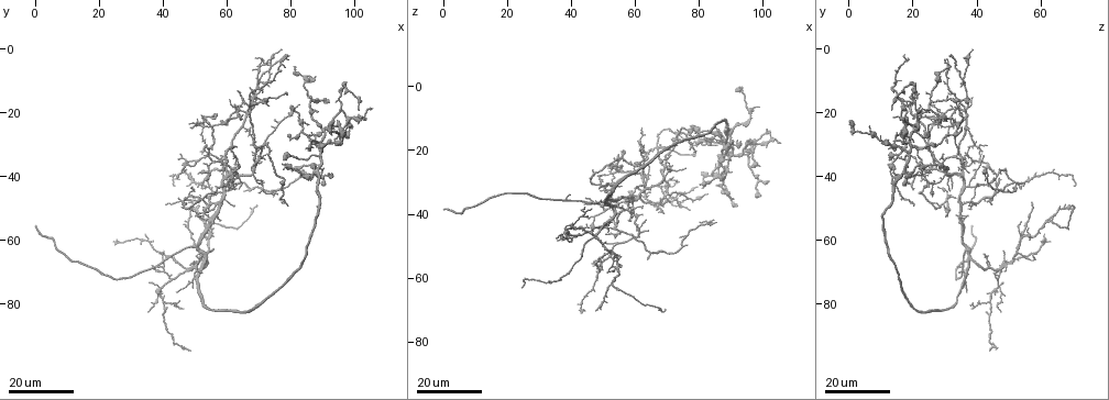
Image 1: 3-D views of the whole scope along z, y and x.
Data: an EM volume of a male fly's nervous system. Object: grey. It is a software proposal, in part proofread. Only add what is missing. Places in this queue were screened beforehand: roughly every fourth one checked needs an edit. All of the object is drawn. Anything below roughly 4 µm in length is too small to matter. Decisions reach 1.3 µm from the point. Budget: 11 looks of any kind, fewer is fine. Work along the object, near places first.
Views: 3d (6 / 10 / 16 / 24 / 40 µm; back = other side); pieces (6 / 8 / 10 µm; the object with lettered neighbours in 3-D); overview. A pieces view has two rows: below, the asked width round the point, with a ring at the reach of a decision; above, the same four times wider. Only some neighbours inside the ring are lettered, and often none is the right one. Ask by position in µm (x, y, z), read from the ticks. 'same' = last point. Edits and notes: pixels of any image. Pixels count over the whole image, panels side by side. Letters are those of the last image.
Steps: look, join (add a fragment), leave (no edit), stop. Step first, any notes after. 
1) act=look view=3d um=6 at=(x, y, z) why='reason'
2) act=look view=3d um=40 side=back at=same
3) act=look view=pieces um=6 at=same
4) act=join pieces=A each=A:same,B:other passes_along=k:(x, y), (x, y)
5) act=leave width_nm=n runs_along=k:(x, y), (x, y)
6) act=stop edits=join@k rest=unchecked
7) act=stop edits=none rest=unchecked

act=look view=3d um=16 at=(55, 63, 38) why='branch stops here'

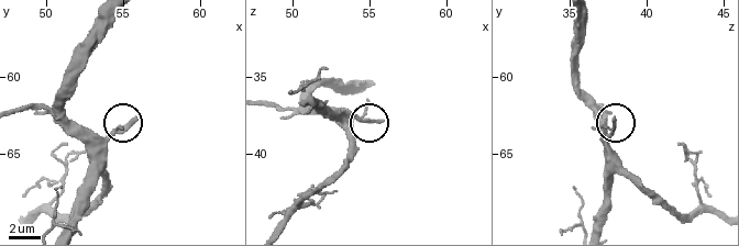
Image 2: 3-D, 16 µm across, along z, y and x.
act=look view=pieces um=8 at=(55.6, 62.8, 38.0) why='what lies round it'

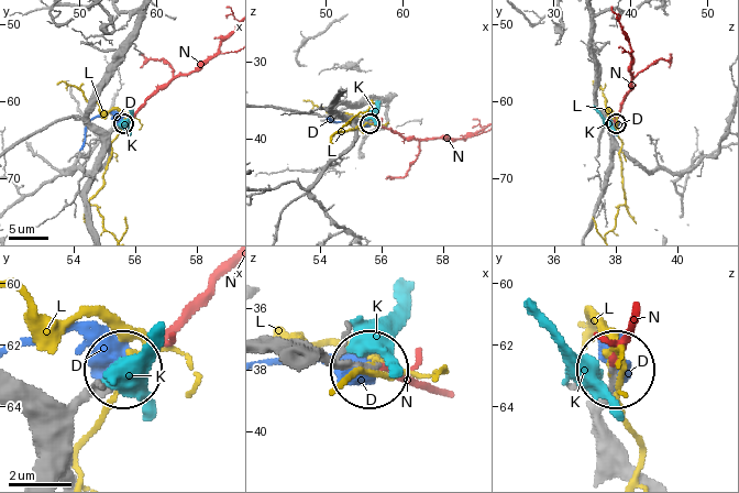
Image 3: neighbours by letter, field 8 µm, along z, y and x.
act=join pieces=N width_nm=230 each=D:other,K:other,L:other,N:same found='it goes on there'

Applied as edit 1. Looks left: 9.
act=look view=3d um=24 at=(91, 25, 35) why='end of a long branch'

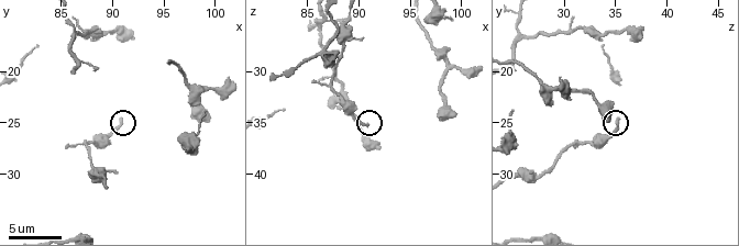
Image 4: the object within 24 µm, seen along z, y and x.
act=look view=3d um=6 at=(90.6, 24.8, 35.4)

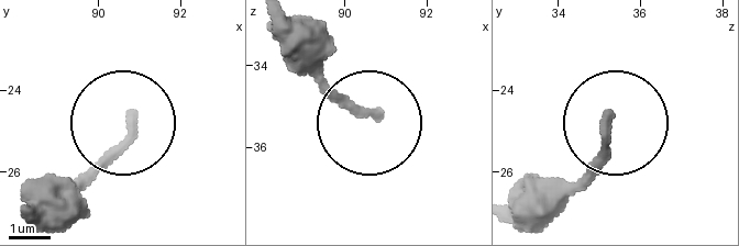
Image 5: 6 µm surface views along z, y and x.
act=look view=pieces um=8 at=(90.75, 24.70, 35.25)

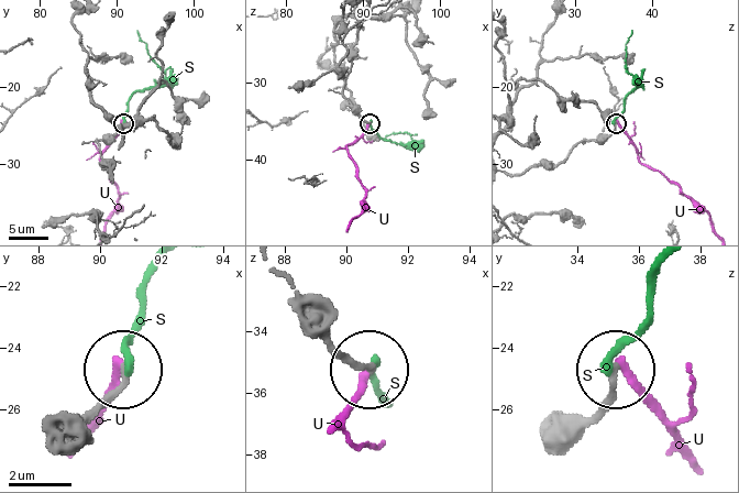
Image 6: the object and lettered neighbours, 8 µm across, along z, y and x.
act=leave each=S:other,U:other runs_along=6:(574, 428), (611, 390), (614, 368) found='no lettered fragment goes on from it'

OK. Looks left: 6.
act=look view=3d um=16 at=(95, 30, 17) why='an open end'

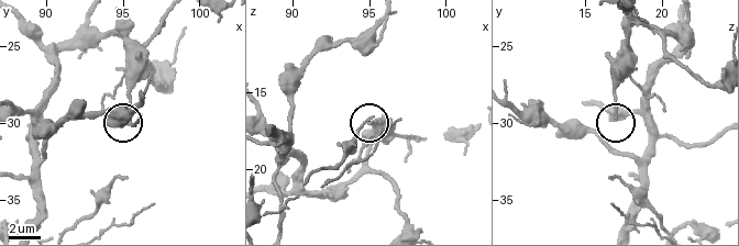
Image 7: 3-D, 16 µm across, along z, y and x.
act=look view=pieces um=8 at=(95.0, 29.6, 17.0)

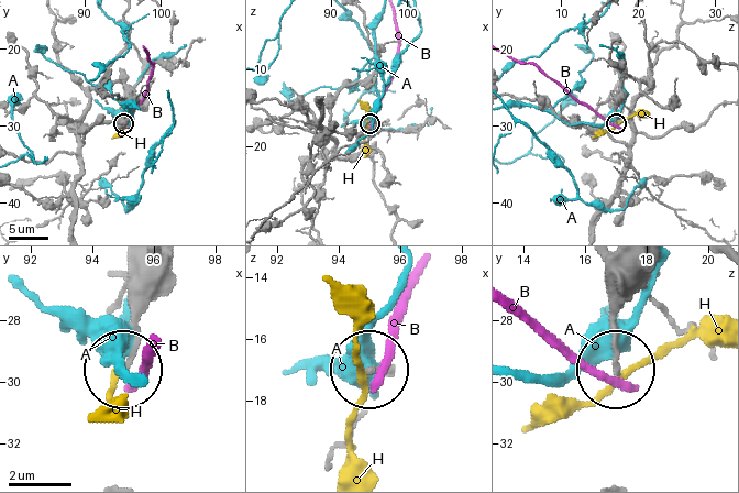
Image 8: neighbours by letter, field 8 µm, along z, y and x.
act=leave each=A:other,B:other,H:other found='no lettered fragment goes on from it'

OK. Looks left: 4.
act=look view=pieces um=10 at=(99.4, 24.8, 34.4) why='long arm stops here'

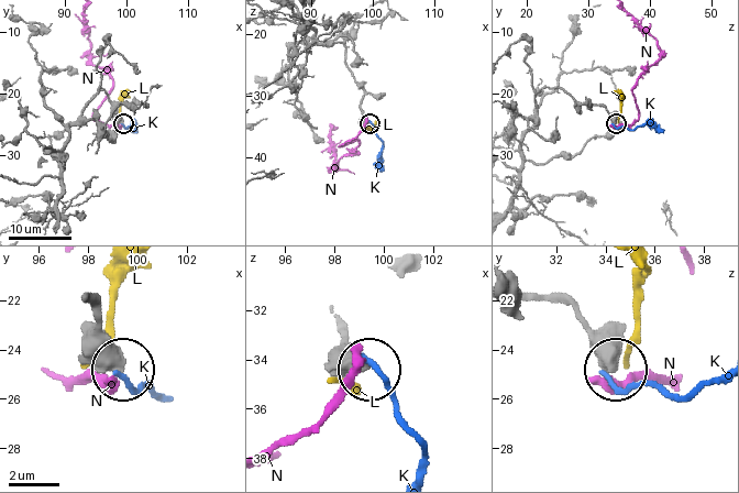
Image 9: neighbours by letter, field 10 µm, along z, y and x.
act=leave width_nm=510 each=K:other,L:other,N:other runs_along=9:(537, 102), (543, 87), (561, 88), (603, 106), (615, 122) found='none of them fits'

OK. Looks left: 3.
act=look view=3d um=24 at=(52, 33, 40) why='free end'

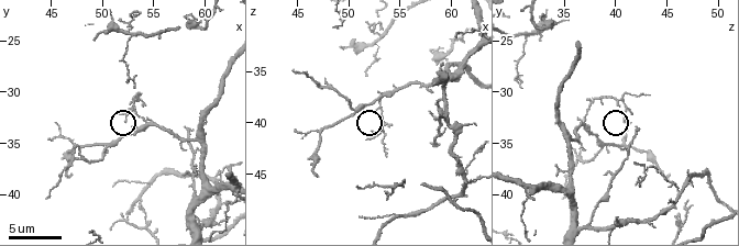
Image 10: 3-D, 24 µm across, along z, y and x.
act=look view=pieces um=8 at=(52.2, 32.8, 40.8)

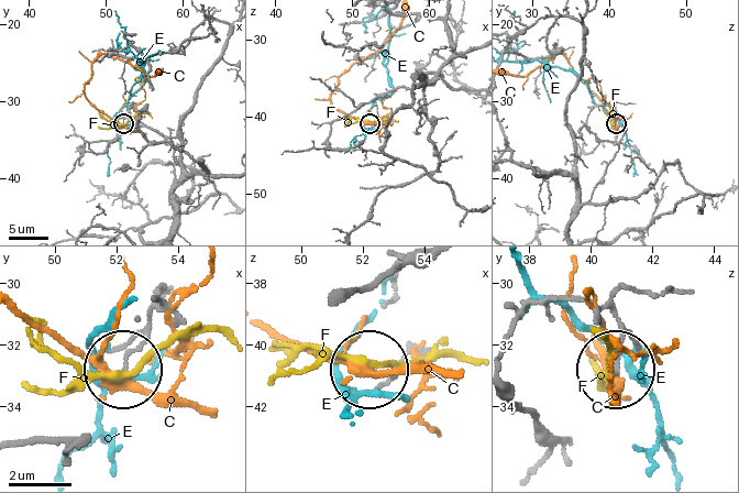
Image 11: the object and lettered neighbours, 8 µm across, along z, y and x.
act=leave width_nm=120 each=C:other,E:other,F:other found='no lettered fragment goes on from it'

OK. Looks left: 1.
act=stop edits=join@3 rest=unchecked

